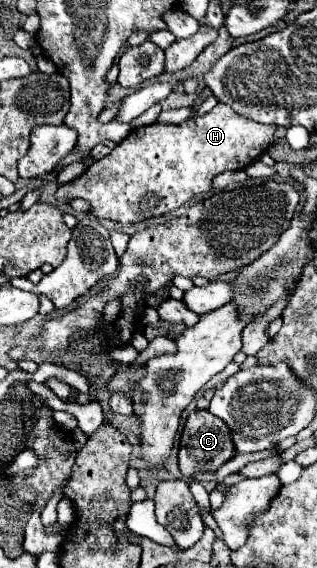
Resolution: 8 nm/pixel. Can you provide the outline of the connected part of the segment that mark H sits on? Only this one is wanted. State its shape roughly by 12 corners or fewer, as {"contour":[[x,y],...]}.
{"contour":[[227,104],[131,130],[57,188],[121,224],[175,212],[277,140]]}

